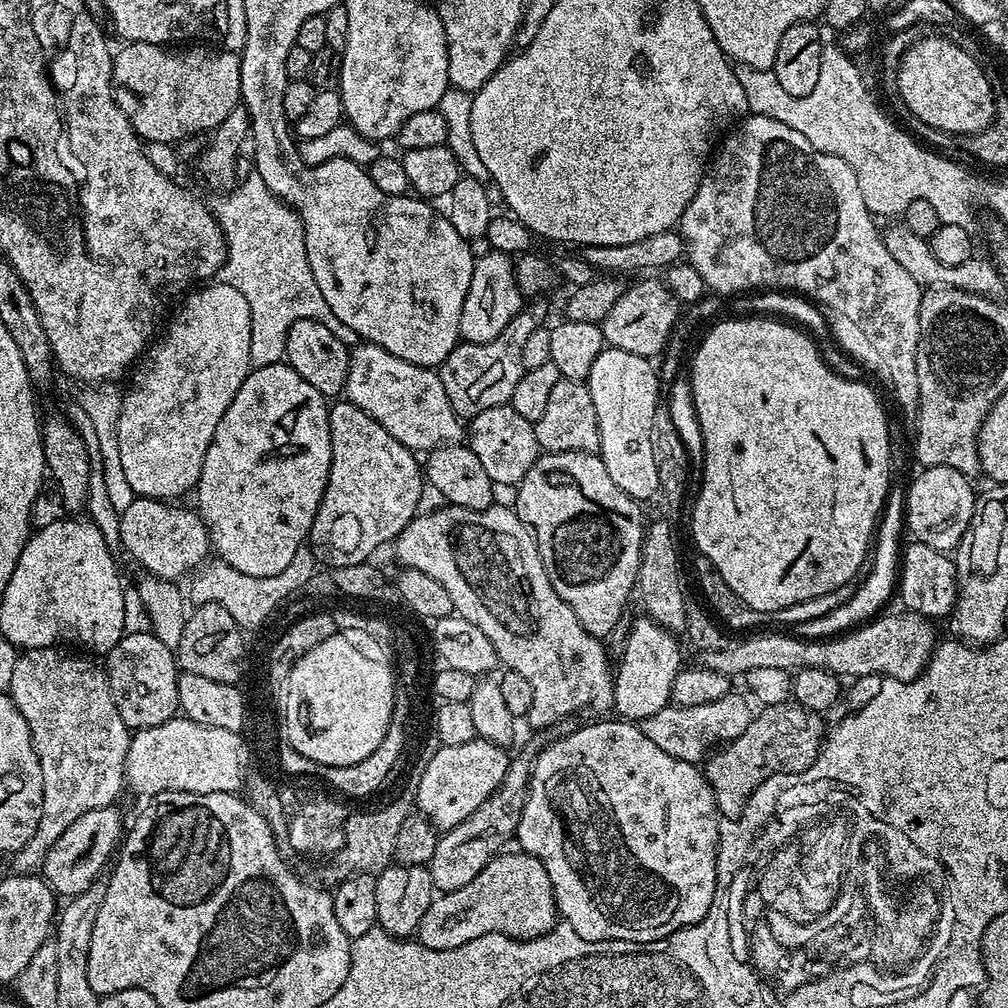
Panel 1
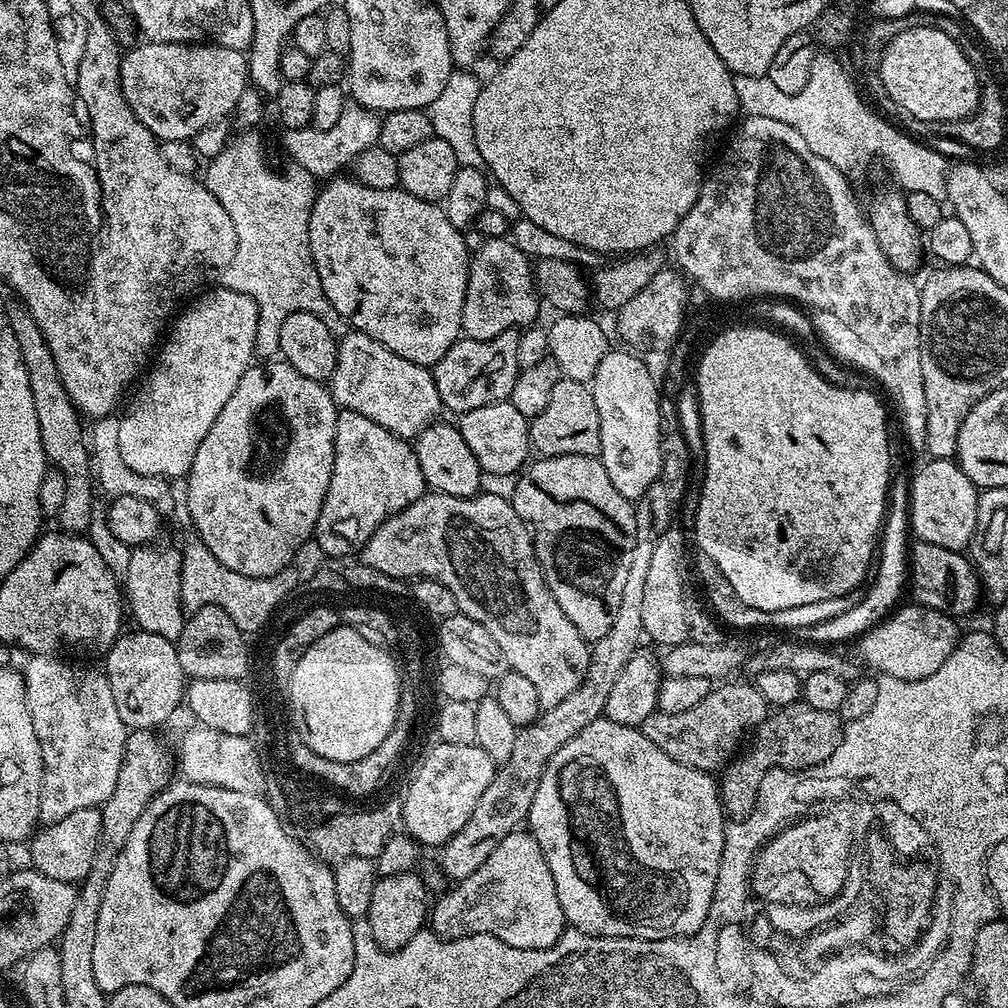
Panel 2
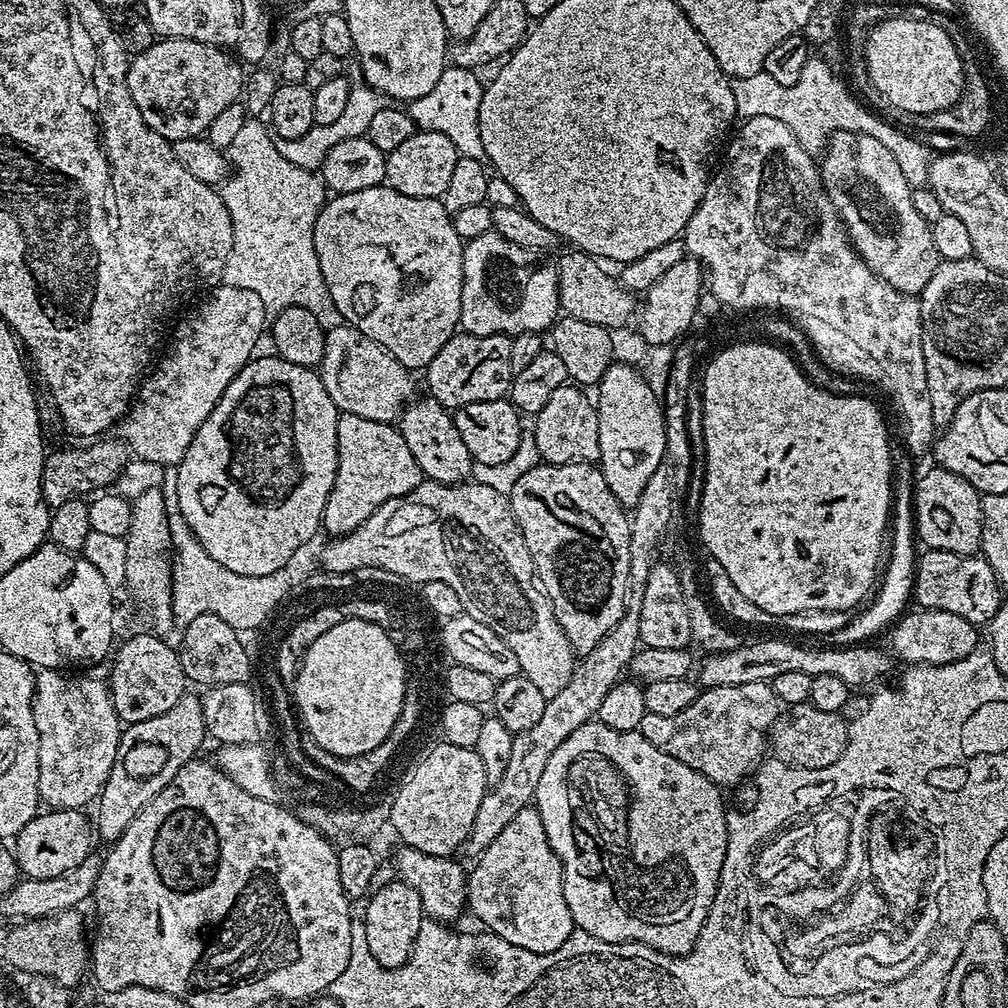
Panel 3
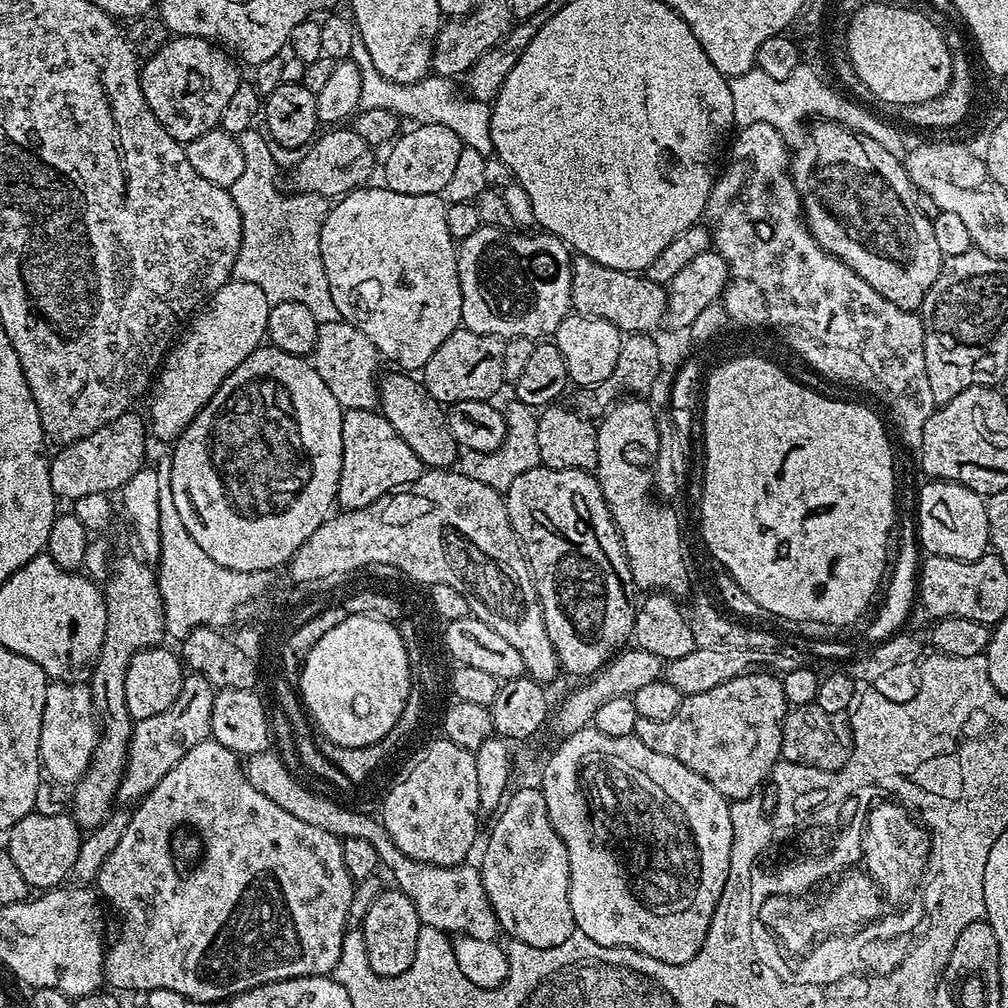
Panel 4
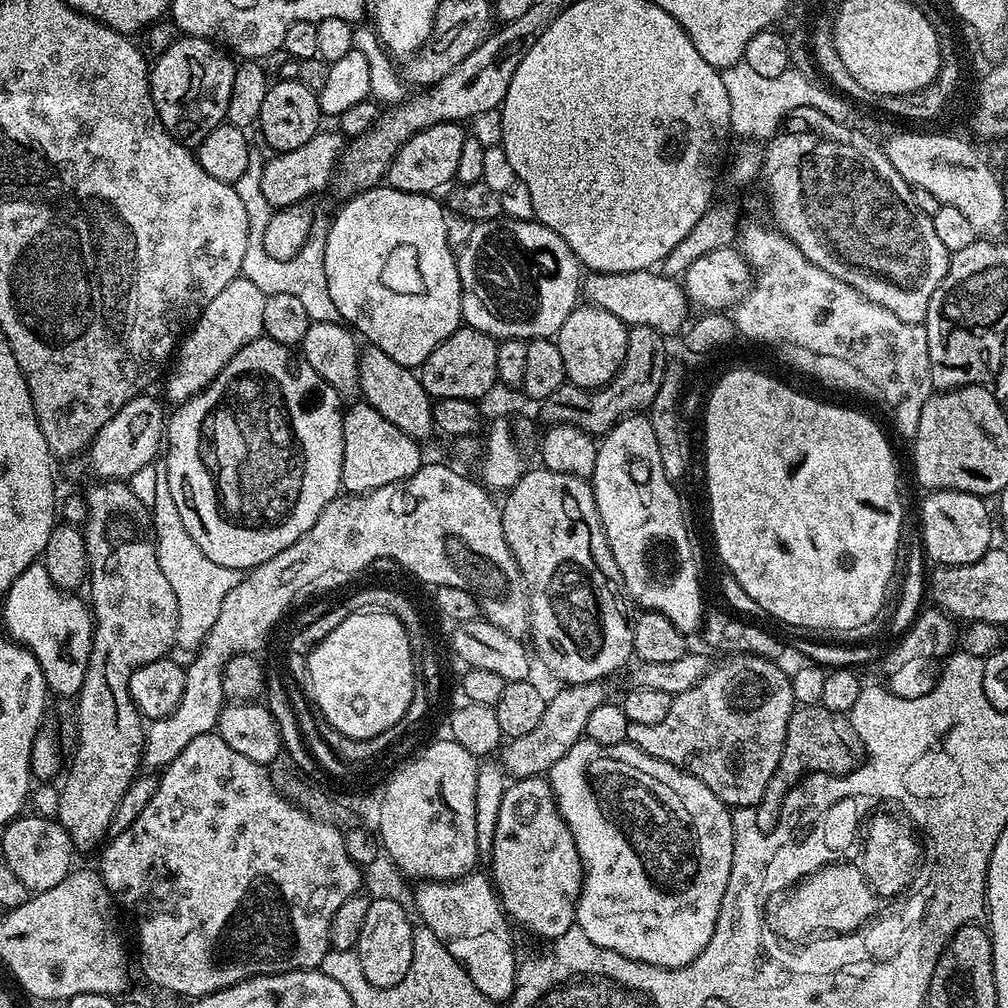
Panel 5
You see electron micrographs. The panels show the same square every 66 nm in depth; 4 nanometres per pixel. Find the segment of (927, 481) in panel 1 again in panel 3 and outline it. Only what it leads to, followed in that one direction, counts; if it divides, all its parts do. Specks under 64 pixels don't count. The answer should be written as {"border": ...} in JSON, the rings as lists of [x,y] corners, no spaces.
{"border":[[[939,466],[932,469],[916,484],[916,508],[914,519],[921,545],[953,552],[959,556],[971,556],[980,552],[984,505],[981,493],[977,492],[966,478]]]}

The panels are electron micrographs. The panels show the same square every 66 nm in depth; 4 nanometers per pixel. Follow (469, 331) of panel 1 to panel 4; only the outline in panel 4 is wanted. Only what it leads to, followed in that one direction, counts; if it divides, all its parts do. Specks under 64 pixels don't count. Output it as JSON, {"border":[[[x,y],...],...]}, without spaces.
{"border":[[[491,226],[478,227],[469,237],[458,244],[456,265],[462,290],[463,327],[487,336],[531,336],[548,338],[555,333],[556,327],[570,315],[571,272],[573,253],[567,244],[557,236],[523,236],[517,230],[505,230]]]}

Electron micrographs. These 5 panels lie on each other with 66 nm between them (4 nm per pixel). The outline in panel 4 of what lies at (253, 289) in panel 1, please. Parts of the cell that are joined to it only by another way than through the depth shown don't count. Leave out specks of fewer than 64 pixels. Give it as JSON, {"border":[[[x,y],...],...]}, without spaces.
{"border":[[[249,130],[238,137],[246,167],[242,178],[231,188],[234,206],[242,218],[242,242],[232,267],[237,280],[254,282],[272,304],[302,302],[317,324],[338,322],[338,306],[330,295],[326,282],[326,266],[322,266],[320,231],[330,207],[325,197],[313,192],[293,191],[292,196],[280,192],[276,185],[278,167],[268,145],[269,137],[263,131]]]}

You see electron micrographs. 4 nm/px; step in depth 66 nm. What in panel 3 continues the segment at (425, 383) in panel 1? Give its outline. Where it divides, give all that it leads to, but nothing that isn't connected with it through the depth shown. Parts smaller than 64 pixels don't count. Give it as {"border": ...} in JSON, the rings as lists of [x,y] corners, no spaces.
{"border":[[[347,322],[327,329],[324,341],[326,350],[318,371],[322,386],[326,386],[326,394],[330,394],[337,413],[358,414],[358,418],[370,418],[370,422],[383,424],[399,421],[401,412],[417,395],[413,373],[374,342],[374,338],[366,338],[366,334]]]}

